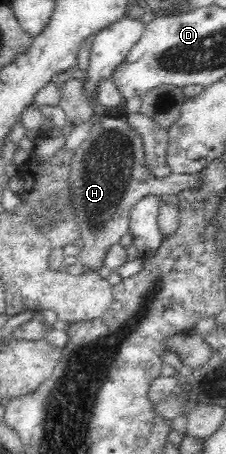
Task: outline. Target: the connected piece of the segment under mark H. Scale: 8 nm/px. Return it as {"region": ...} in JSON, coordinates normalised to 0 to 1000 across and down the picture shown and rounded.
{"region":[[[420,256],[438,273],[332,330],[305,385],[310,454],[354,502],[363,540],[327,577],[358,577],[367,590],[438,597],[460,586],[456,568],[491,537],[518,537],[535,520],[566,511],[575,467],[606,445],[646,432],[774,432],[801,419],[889,407],[881,385],[854,381],[810,392],[708,396],[659,374],[624,297],[597,289],[549,258],[487,260]]]}

